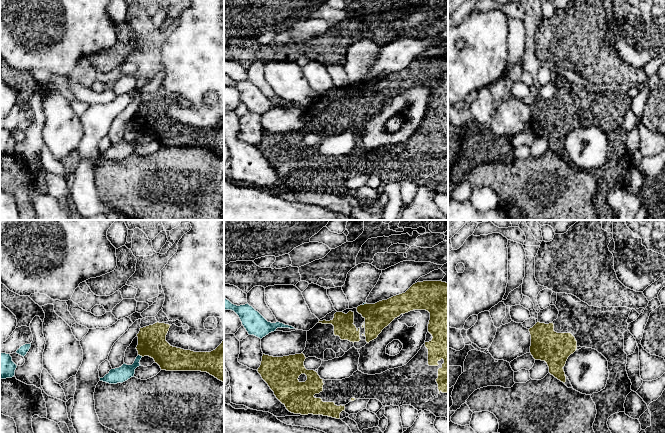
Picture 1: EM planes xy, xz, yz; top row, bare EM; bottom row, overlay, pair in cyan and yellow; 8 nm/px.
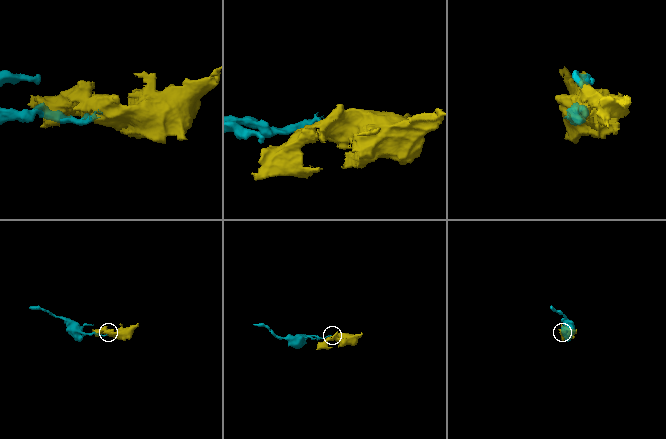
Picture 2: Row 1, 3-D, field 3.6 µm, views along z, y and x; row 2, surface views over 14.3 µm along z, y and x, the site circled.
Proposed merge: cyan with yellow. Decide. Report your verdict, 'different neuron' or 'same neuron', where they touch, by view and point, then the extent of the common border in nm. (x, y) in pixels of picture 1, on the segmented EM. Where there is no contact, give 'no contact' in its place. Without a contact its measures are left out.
different neuron | xy (139, 355) | 40 nm

